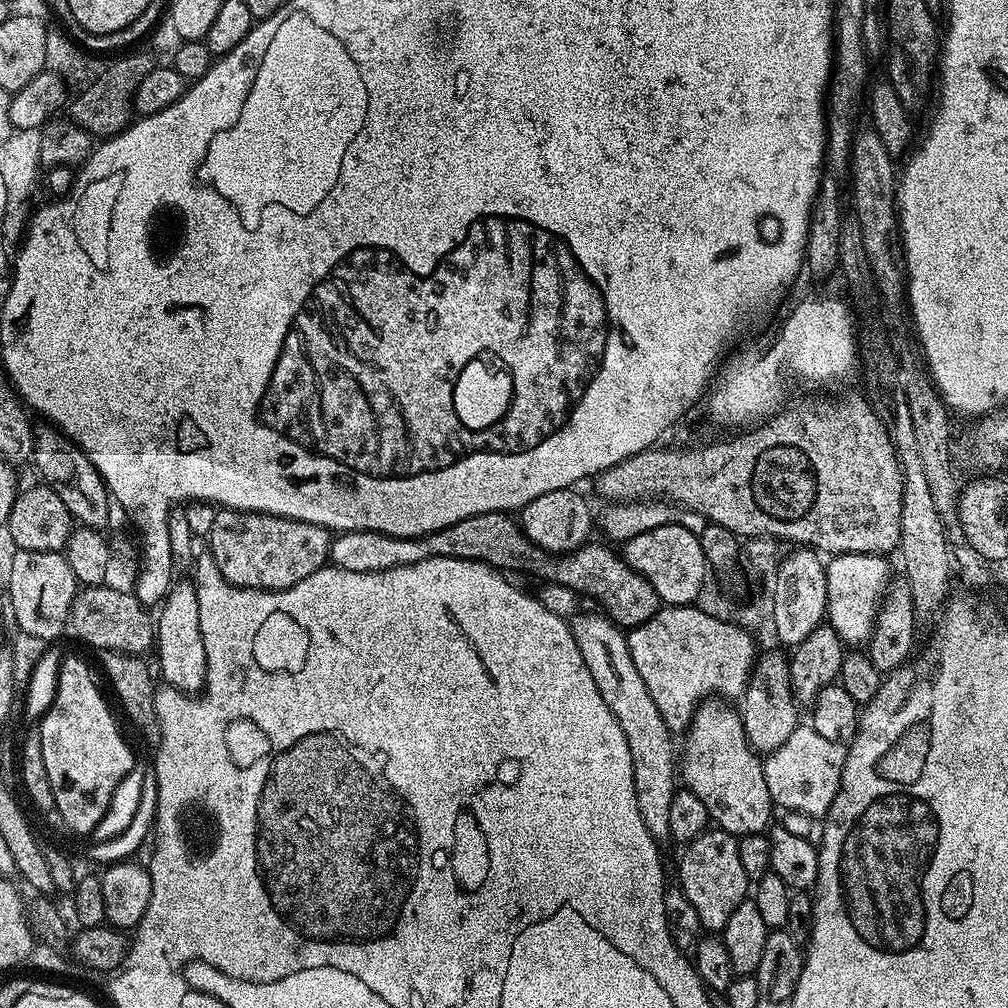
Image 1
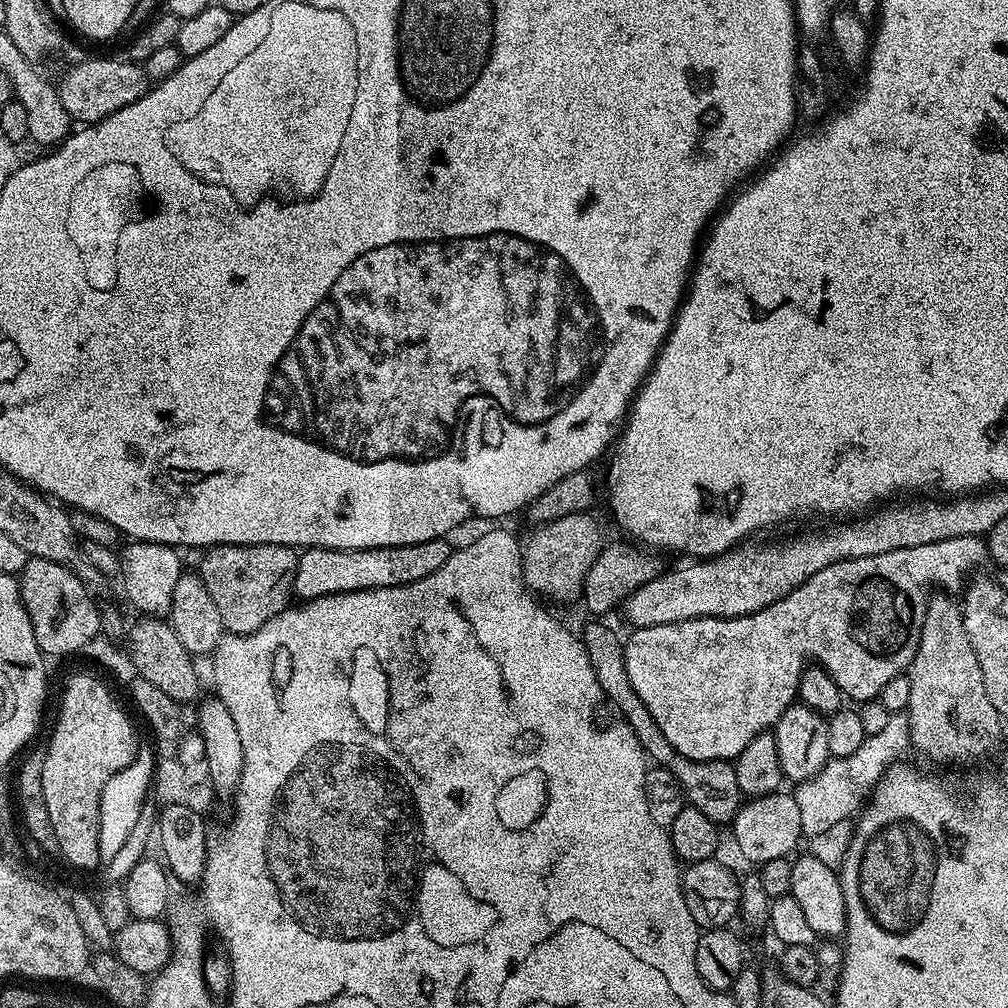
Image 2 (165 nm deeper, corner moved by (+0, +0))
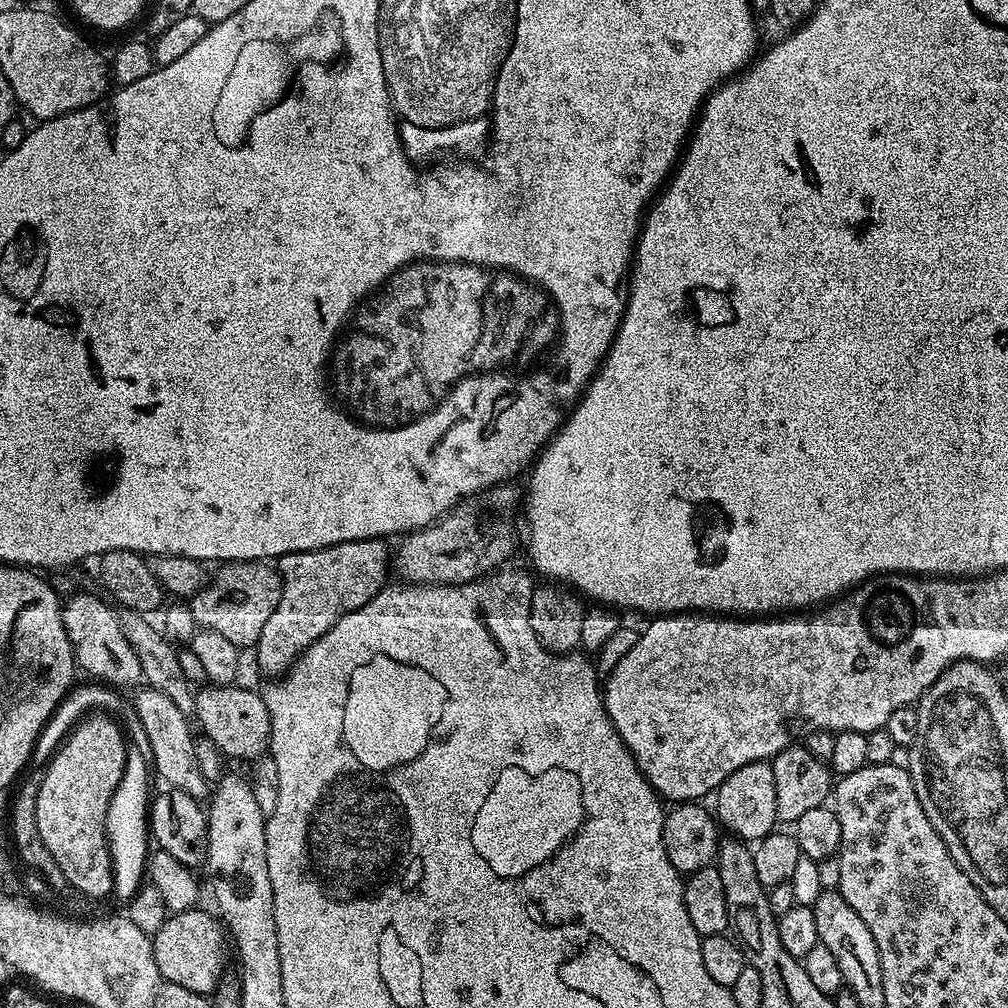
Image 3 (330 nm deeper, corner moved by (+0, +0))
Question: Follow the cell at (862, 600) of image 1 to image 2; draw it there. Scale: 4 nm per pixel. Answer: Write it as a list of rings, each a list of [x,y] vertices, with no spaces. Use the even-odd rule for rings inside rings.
[[[954,537],[930,545],[890,550],[889,553],[874,554],[873,557],[860,557],[834,562],[833,565],[826,566],[824,570],[819,570],[808,581],[802,582],[792,593],[786,594],[778,602],[774,602],[749,616],[726,618],[725,620],[707,616],[706,618],[690,618],[686,622],[670,622],[666,626],[646,626],[645,628],[635,629],[631,633],[633,636],[627,637],[624,646],[626,674],[630,674],[630,686],[634,686],[638,698],[642,698],[646,710],[650,710],[650,718],[654,718],[656,731],[664,735],[666,742],[670,742],[670,746],[674,746],[674,750],[678,750],[678,754],[682,754],[691,760],[735,761],[736,757],[742,754],[742,750],[746,750],[746,746],[750,746],[750,742],[759,732],[775,729],[778,718],[782,718],[784,711],[797,699],[800,691],[800,676],[804,673],[804,669],[809,662],[815,662],[819,667],[825,668],[830,674],[830,678],[840,687],[841,693],[849,701],[863,702],[877,699],[882,686],[886,686],[886,682],[890,682],[890,678],[905,675],[912,664],[922,634],[922,622],[930,595],[930,589],[928,588],[940,586],[942,588],[939,589],[942,589],[945,593],[959,593],[966,584],[964,576],[968,575],[976,564],[988,559],[988,545],[981,537]]]

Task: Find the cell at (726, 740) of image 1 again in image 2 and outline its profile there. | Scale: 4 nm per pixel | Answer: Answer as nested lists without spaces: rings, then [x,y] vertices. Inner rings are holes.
[[[781,790],[772,792],[769,796],[758,796],[741,803],[738,814],[732,819],[730,825],[732,836],[736,839],[736,848],[749,860],[753,866],[770,862],[770,858],[791,857],[796,852],[795,842],[804,835],[802,830],[802,817],[798,811],[798,802],[791,791]]]

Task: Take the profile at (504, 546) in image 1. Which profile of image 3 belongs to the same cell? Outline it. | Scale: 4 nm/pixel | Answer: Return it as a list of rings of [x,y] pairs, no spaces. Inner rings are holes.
[[[383,539],[351,540],[305,552],[288,552],[279,557],[278,571],[282,582],[282,598],[254,649],[256,664],[268,678],[276,678],[288,669],[326,630],[333,628],[343,616],[356,612],[389,583],[390,548]]]

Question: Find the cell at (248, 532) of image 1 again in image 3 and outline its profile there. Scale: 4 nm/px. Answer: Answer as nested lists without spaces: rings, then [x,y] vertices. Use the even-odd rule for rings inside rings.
[[[233,560],[221,563],[217,568],[220,569],[213,576],[211,573],[210,579],[204,587],[199,588],[190,597],[190,607],[196,623],[201,629],[217,631],[218,634],[222,634],[239,650],[255,649],[258,638],[262,634],[262,626],[266,626],[270,614],[274,614],[274,610],[278,606],[278,598],[282,598],[282,582],[279,571],[271,563],[263,560]]]

